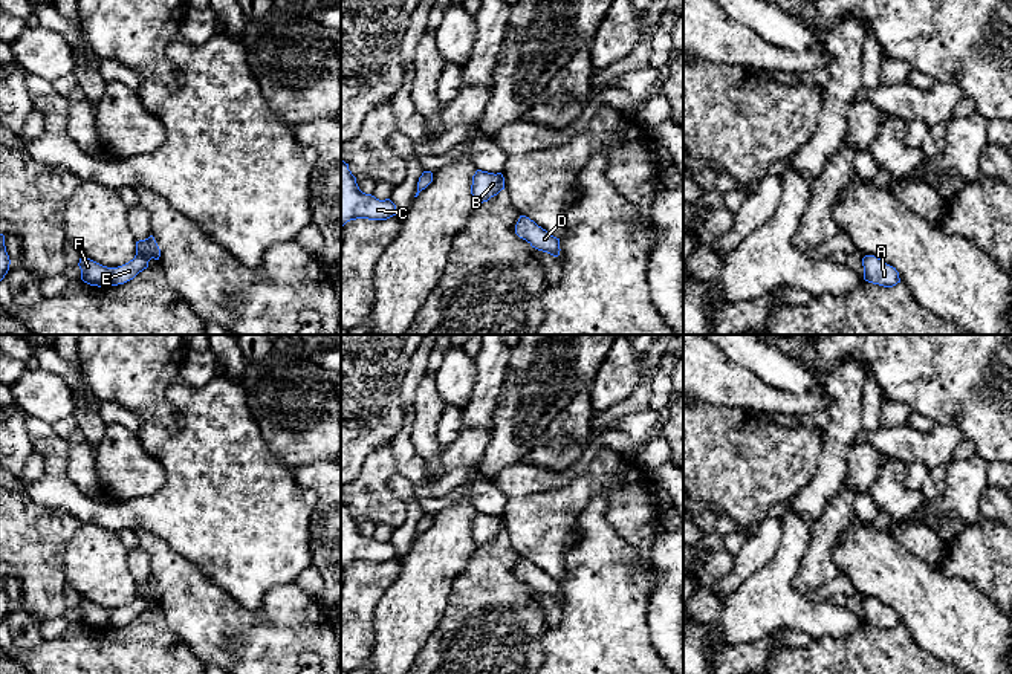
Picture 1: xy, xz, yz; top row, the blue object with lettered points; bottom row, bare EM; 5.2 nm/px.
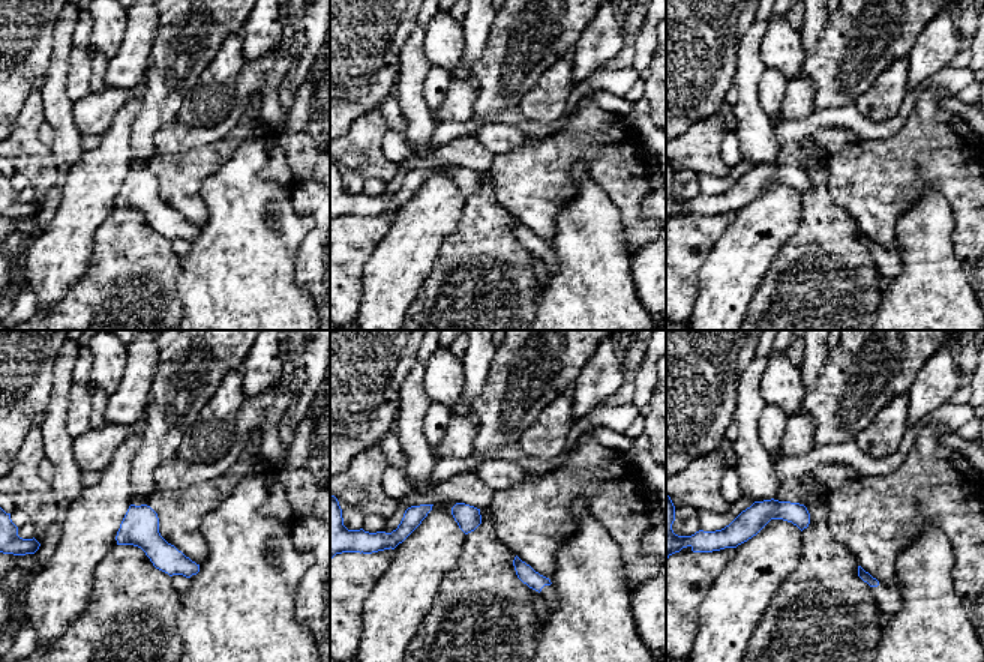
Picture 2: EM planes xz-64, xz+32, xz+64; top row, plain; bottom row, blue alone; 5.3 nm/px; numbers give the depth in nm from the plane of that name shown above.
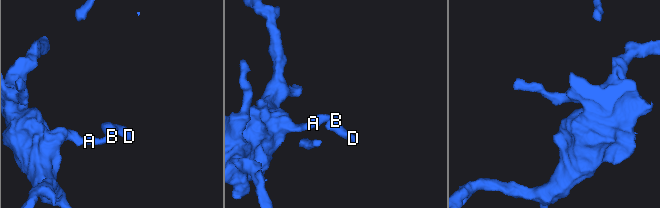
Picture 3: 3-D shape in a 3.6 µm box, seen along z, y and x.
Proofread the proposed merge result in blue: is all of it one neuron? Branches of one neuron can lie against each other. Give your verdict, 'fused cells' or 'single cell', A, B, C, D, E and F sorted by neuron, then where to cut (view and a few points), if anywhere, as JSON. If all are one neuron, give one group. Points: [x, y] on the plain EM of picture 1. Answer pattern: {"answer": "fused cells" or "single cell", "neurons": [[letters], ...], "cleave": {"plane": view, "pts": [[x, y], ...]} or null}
{"answer": "single cell", "neurons": [["A", "B", "C", "D", "E", "F"]], "cleave": null}

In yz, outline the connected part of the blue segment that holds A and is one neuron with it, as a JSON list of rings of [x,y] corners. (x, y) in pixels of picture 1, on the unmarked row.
[[[865,598],[862,601],[864,622],[884,630],[893,630],[900,625],[896,610],[887,607],[874,598]]]

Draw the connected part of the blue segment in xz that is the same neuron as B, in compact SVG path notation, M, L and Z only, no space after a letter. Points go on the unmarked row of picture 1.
M477 512L472 518L471 536L478 546L488 544L501 532L504 532L504 520L501 515L494 517Z

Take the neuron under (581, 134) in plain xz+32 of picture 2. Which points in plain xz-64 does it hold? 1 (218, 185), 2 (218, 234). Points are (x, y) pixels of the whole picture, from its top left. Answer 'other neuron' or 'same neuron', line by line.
1: other neuron
2: other neuron

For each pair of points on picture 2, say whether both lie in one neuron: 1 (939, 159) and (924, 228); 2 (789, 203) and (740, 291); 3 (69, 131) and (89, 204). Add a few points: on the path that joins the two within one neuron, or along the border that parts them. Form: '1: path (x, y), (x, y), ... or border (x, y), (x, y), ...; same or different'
1: border (905, 210), (926, 188), (933, 188), (954, 218); different
2: path (765, 224), (753, 233), (740, 257), (740, 267); same
3: border (83, 152), (66, 173), (62, 192); different

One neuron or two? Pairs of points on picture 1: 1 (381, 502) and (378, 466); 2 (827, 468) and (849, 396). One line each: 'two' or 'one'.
1: one
2: one

